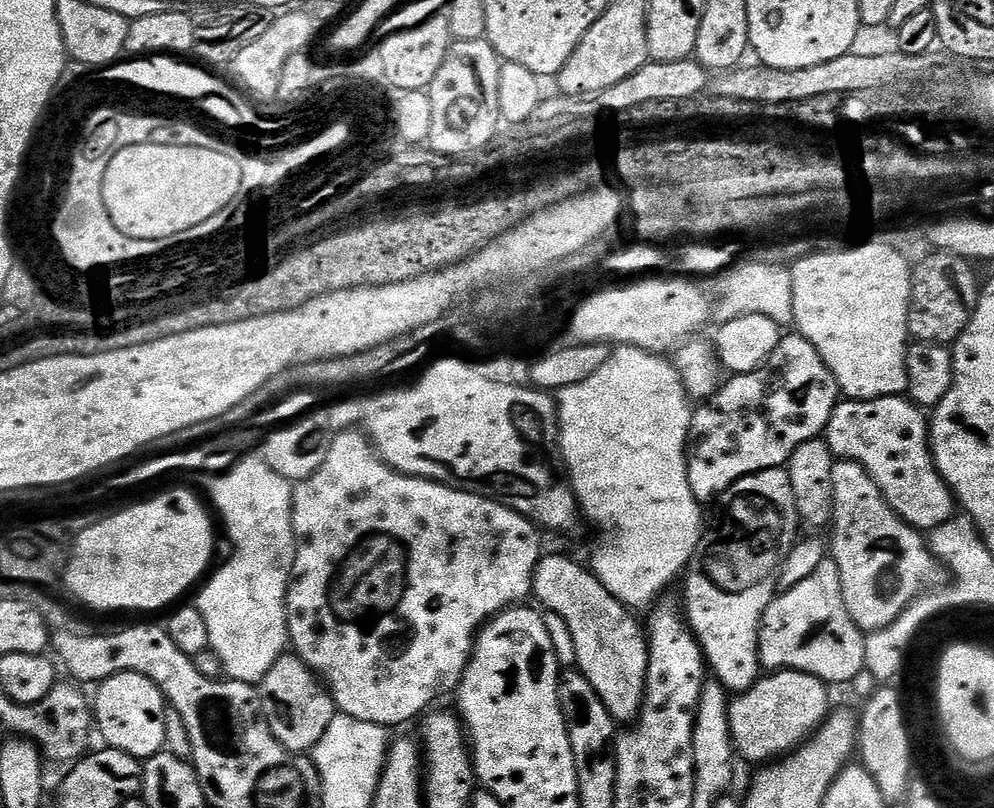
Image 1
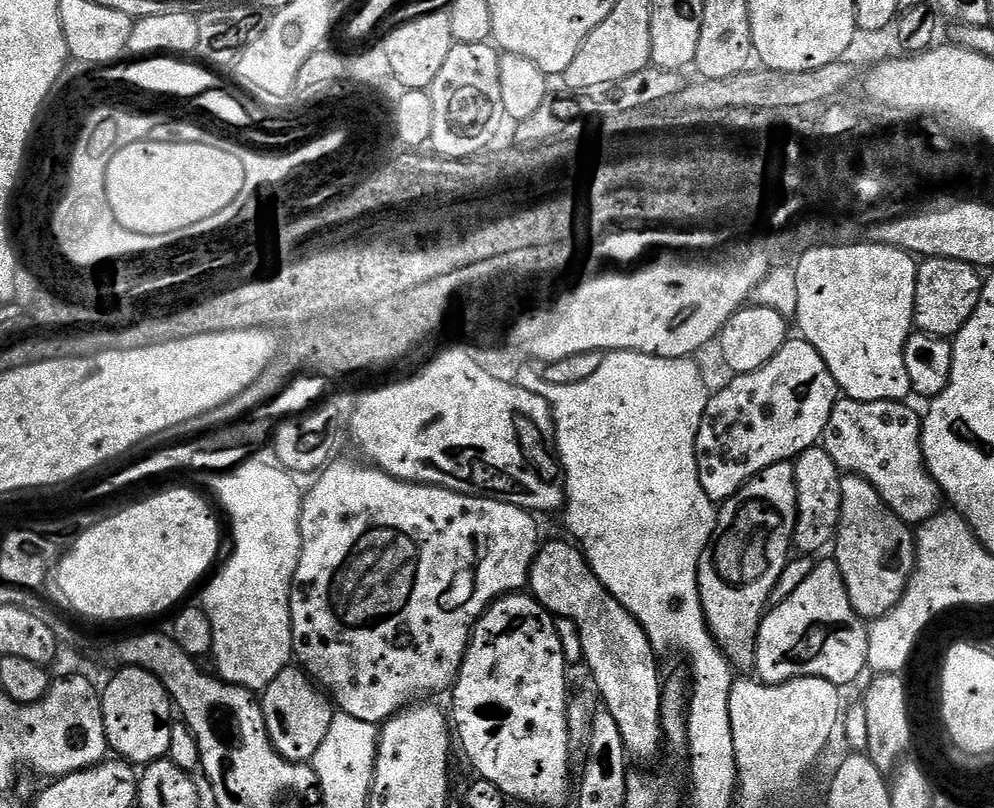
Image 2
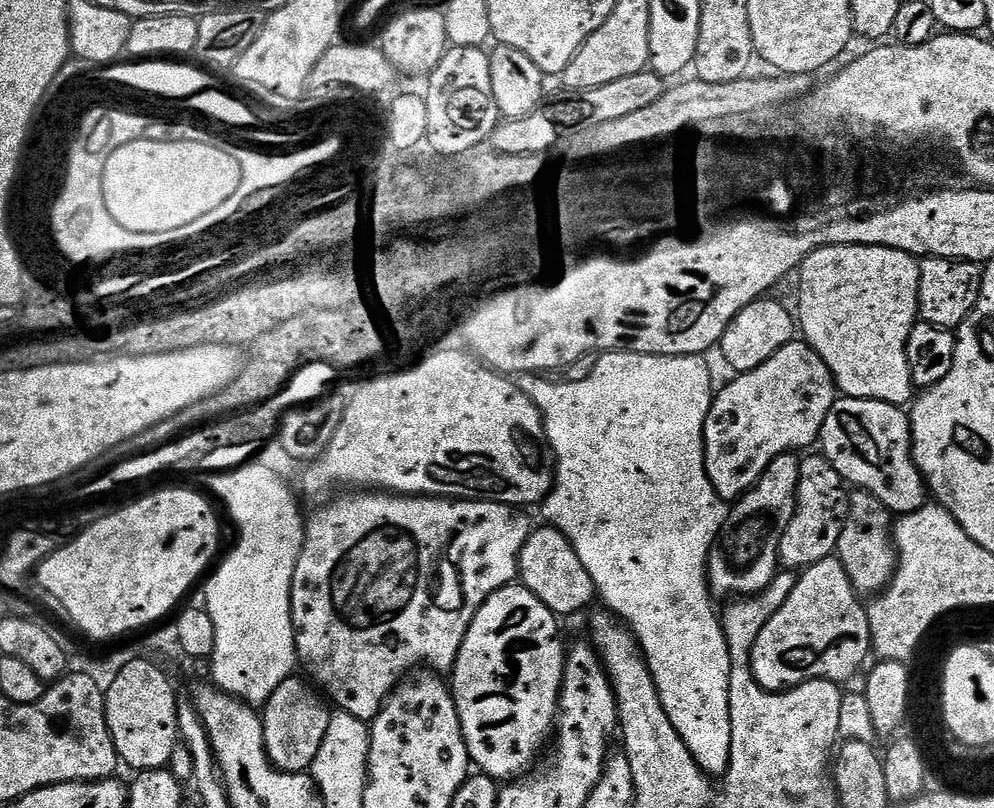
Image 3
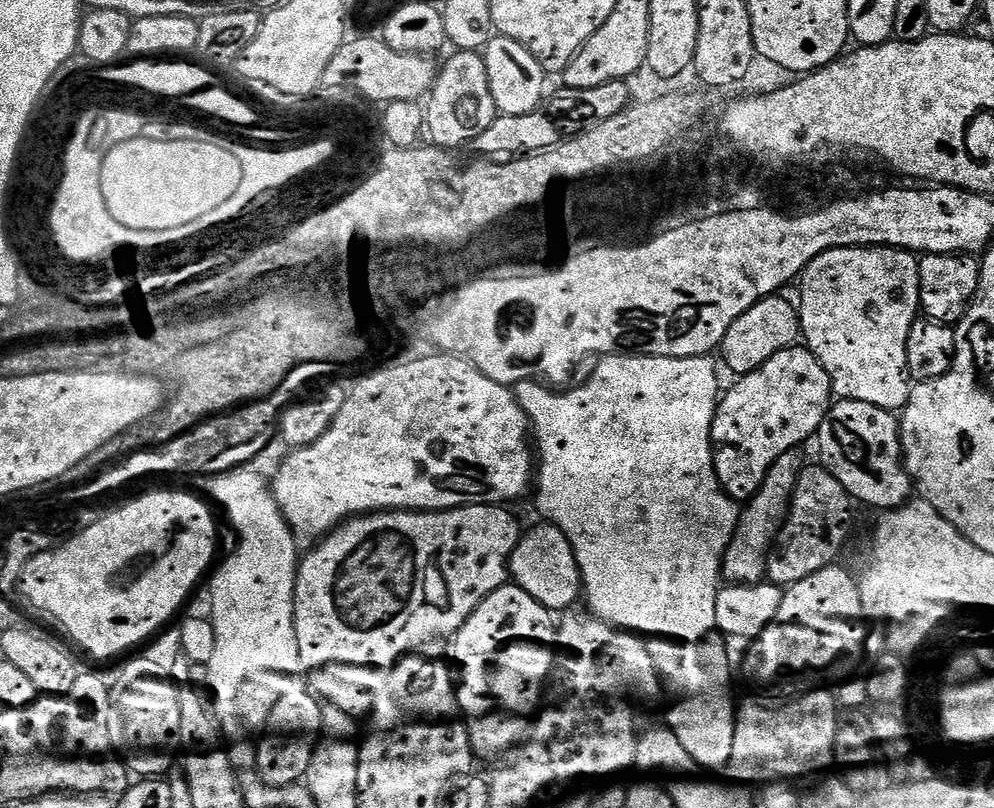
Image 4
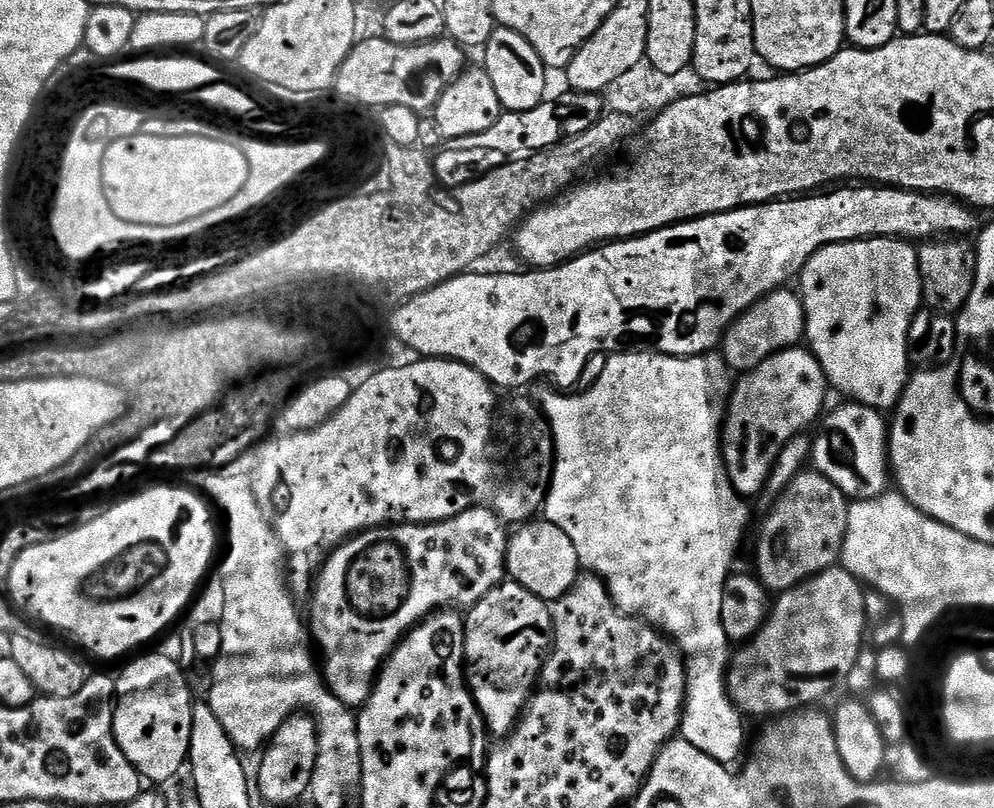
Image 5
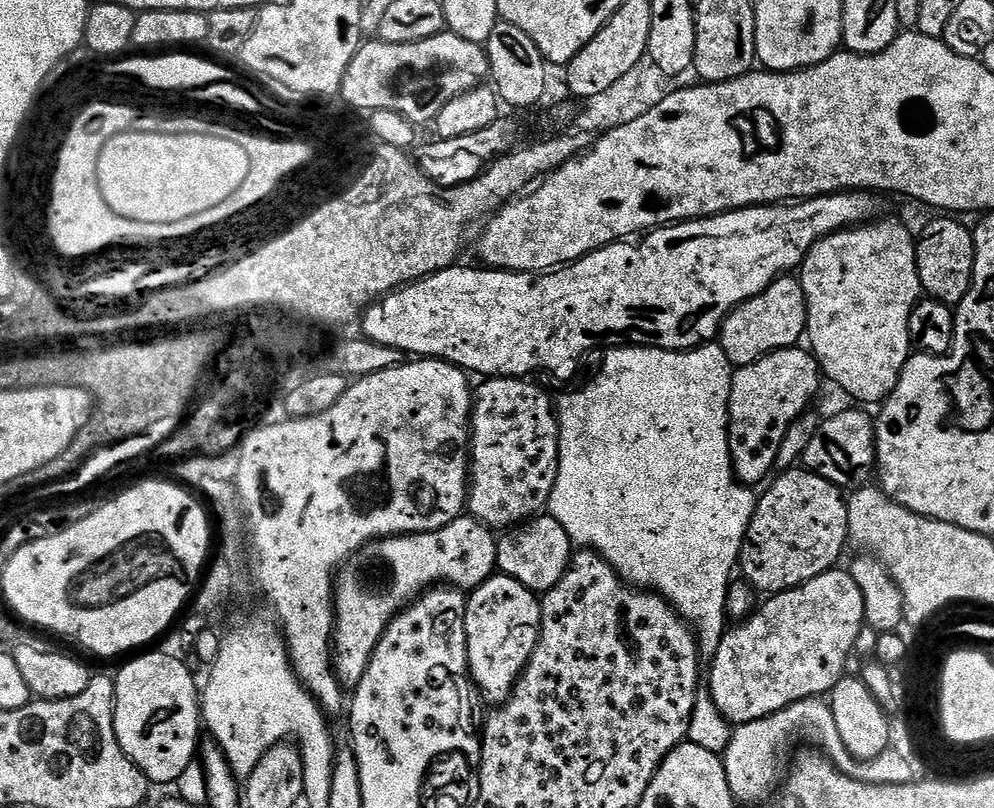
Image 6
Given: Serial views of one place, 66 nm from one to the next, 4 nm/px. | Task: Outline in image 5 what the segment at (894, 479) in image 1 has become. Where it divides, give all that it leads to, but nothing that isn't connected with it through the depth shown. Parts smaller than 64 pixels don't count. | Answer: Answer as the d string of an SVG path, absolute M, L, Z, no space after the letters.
M844 402L841 408L830 412L819 425L816 441L813 439L810 444L810 460L815 471L834 482L849 498L880 496L889 491L890 461L886 447L889 425L885 417L883 420L877 409L855 402Z

